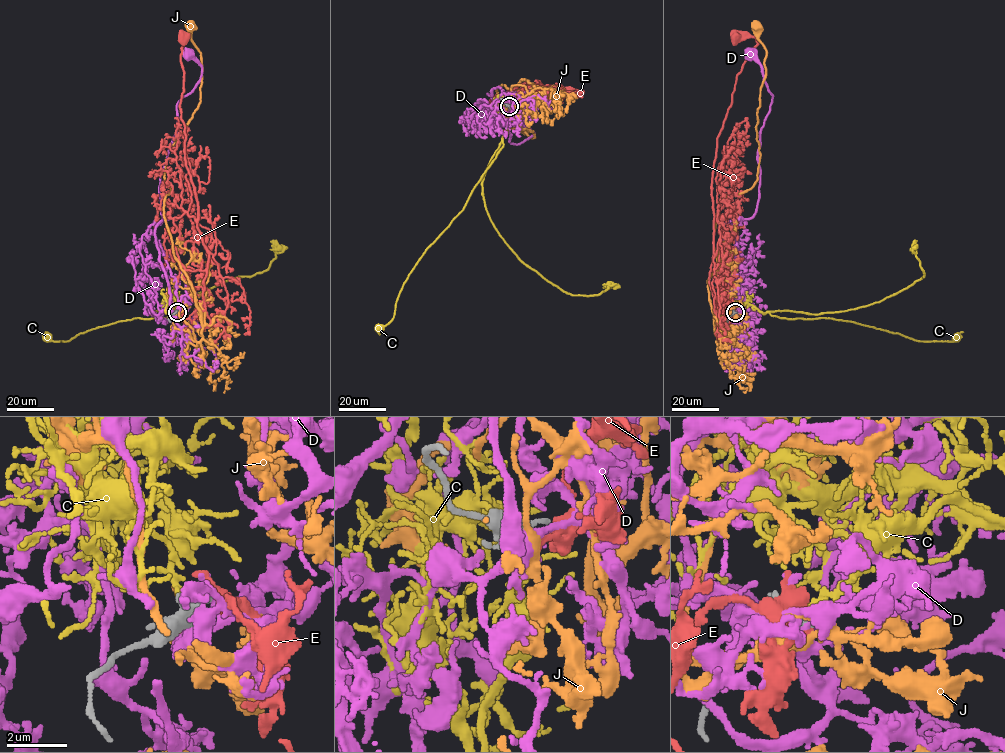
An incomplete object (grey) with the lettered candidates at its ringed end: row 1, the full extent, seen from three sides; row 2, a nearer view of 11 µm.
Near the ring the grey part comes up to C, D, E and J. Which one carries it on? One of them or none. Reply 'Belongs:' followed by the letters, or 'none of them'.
Belongs: none of them

